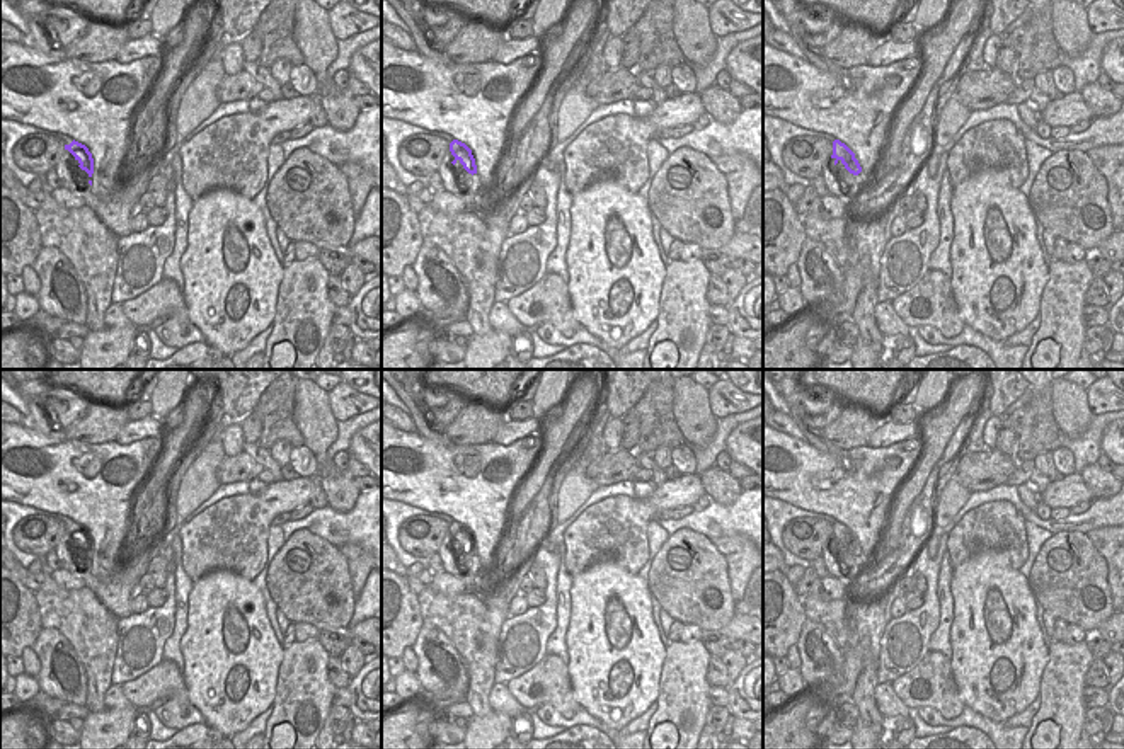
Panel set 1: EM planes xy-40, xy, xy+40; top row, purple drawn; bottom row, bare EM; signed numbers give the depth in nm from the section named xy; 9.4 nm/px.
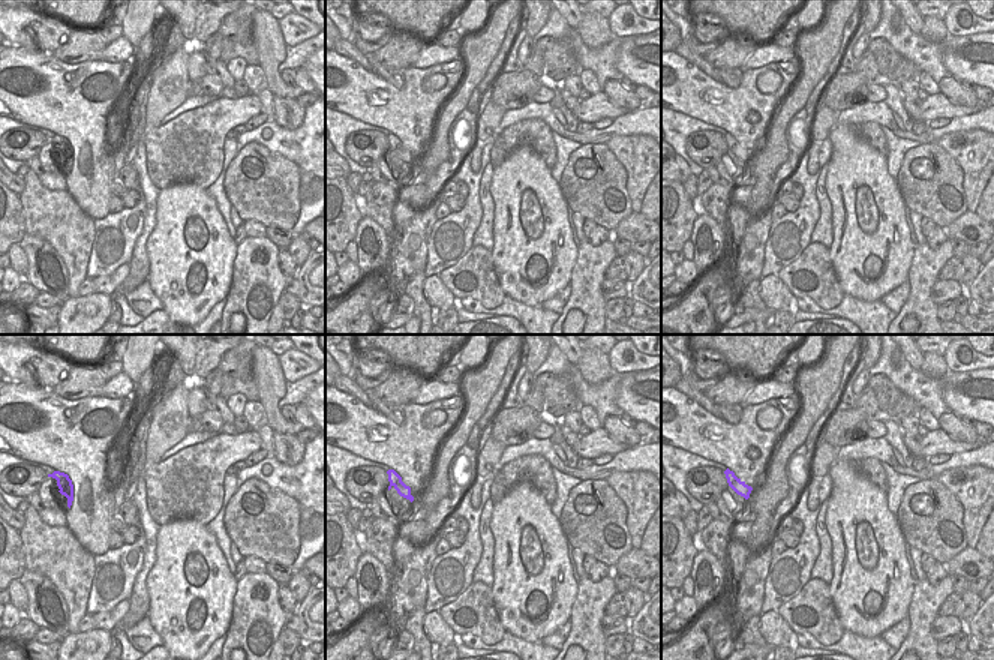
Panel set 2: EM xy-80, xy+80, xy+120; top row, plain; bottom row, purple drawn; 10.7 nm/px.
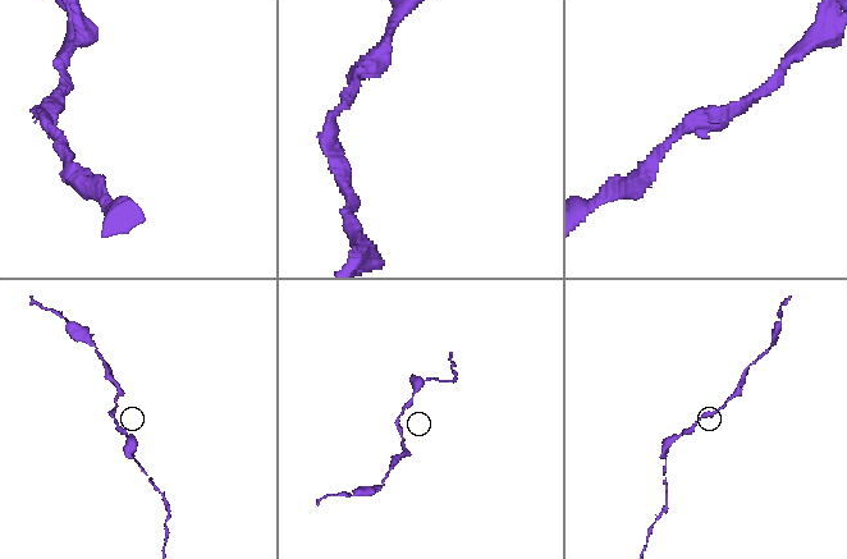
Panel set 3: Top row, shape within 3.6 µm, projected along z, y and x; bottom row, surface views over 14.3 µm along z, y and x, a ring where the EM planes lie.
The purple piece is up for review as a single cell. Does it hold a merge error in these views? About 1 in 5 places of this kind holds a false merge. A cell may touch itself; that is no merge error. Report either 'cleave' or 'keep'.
keep

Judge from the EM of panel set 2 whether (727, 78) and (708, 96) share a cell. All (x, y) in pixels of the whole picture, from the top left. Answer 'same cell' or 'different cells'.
different cells

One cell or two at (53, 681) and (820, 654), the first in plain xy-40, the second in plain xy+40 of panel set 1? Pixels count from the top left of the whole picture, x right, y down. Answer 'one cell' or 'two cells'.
one cell

